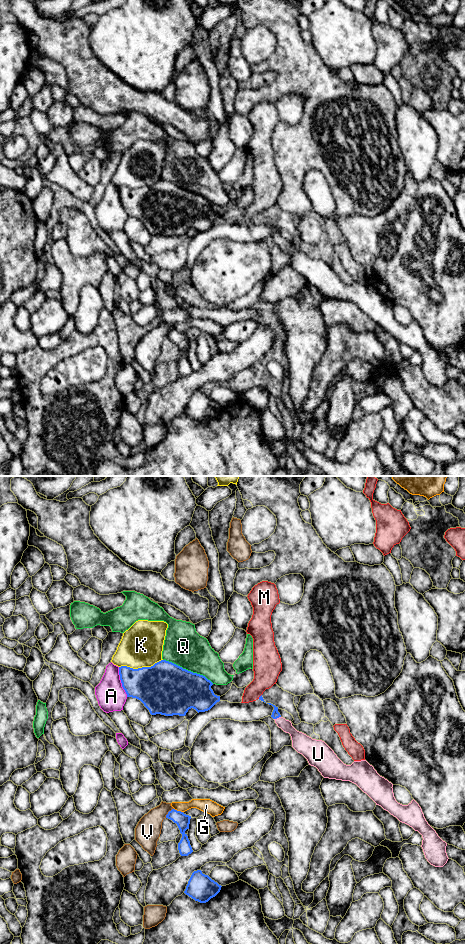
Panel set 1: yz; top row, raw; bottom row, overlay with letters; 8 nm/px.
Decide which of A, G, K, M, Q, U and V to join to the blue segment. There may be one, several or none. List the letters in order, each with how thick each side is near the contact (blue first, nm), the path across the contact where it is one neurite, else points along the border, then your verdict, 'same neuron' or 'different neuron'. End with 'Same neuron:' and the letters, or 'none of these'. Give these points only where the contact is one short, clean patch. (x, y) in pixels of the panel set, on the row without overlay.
A: 300/240 nm | along yz (118, 187), (121, 206), (127, 216) | different neuron
G: 120/110 nm | different neuron
K: 420/340 nm | different neuron
M: 30/220 nm | different neuron
Q: 420/320 nm | different neuron
U: 60/120 nm | across yz (275, 234), (277, 237), (299, 259) | same neuron
V: 120/200 nm | different neuron
Same neuron: U

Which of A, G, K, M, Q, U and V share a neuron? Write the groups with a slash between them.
A / G / K / M / Q / U / V

